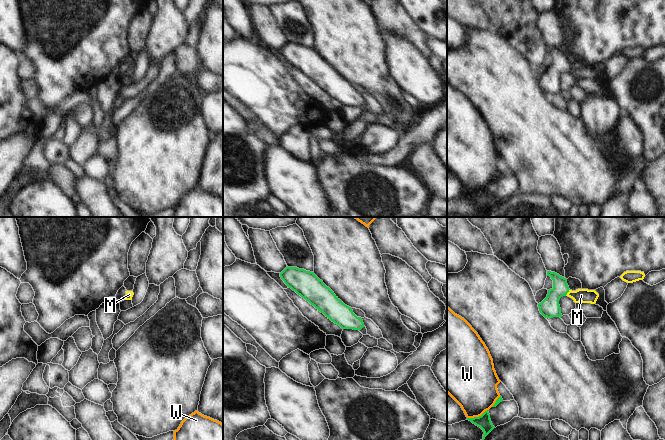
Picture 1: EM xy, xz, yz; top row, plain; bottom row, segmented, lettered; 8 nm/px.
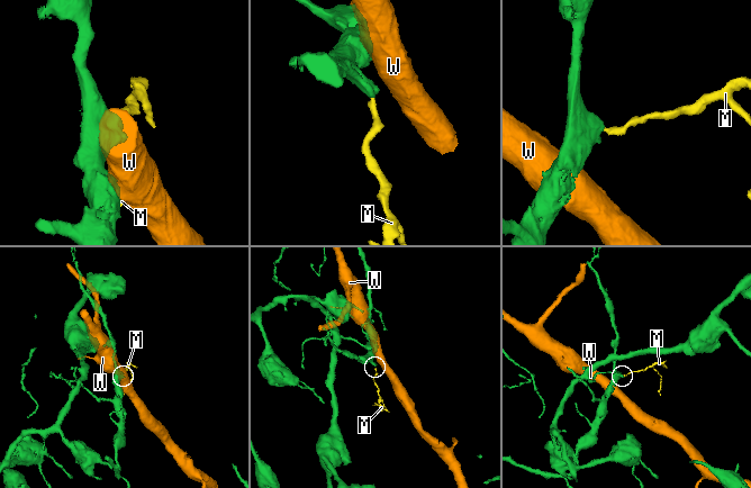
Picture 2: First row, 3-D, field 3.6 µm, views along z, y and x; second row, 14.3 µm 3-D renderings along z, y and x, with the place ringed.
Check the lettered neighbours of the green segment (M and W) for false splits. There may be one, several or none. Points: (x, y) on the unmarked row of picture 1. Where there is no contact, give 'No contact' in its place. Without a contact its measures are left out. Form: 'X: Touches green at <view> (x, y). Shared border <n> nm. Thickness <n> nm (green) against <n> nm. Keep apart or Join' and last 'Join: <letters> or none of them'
M: Touches green at yz (568, 67). Shared border 70 nm. Thickness 160 nm (green) against 110 nm. Join
W: Touches green at yz (477, 193). Shared border 190 nm. Thickness 110 nm (green) against 360 nm. Keep apart
Join: M

